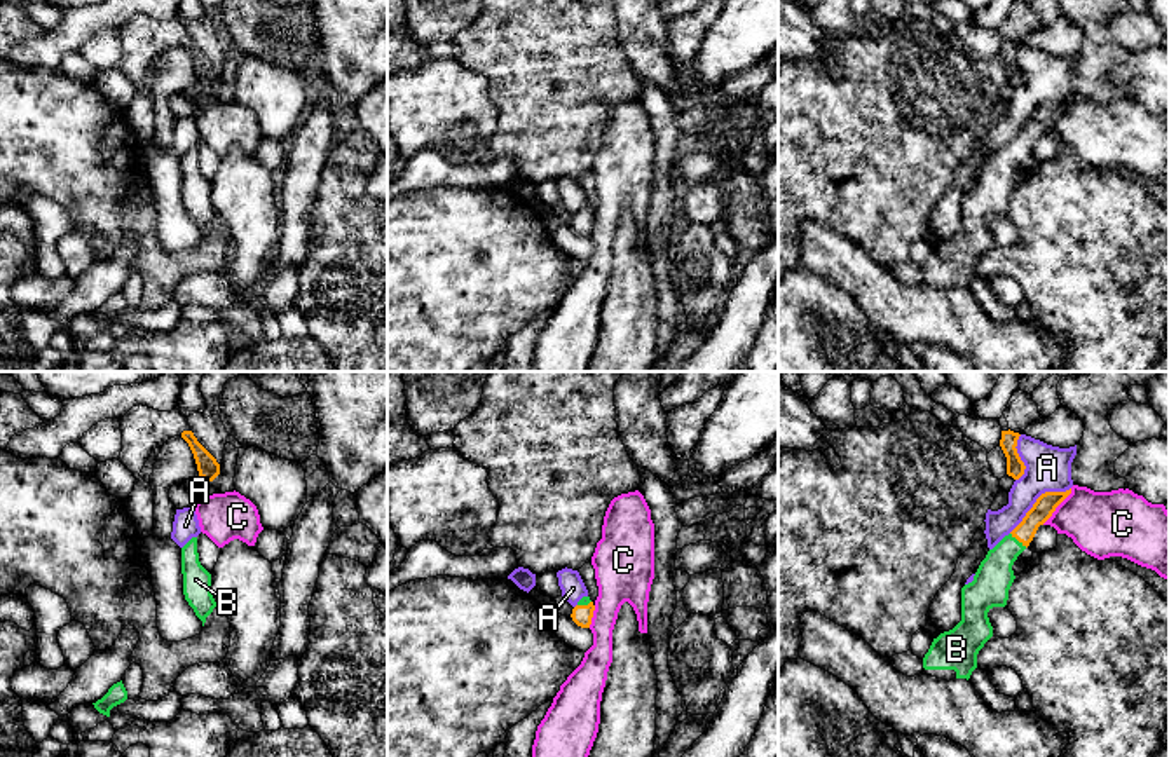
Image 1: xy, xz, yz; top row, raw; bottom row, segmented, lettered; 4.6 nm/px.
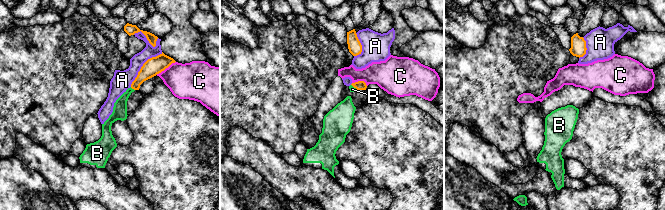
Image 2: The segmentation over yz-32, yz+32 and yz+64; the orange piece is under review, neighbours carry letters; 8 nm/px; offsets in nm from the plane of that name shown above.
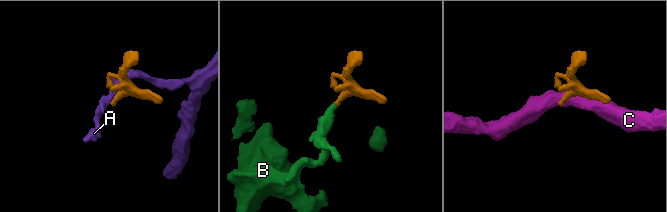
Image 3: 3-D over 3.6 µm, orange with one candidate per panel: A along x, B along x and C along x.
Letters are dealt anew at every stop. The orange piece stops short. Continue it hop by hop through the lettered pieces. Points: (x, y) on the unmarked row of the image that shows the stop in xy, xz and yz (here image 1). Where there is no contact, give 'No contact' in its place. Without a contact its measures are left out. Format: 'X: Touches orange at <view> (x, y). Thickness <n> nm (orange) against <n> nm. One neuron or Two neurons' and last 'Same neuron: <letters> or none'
A: Touches orange at yz (1037, 109). Thickness 100 nm (orange) against 200 nm. Two neurons
B: Touches orange at yz (1019, 150). Thickness 100 nm (orange) against 170 nm. One neuron
C: Touches orange at yz (1058, 114). Thickness 100 nm (orange) against 300 nm. Two neurons
Same neuron: B

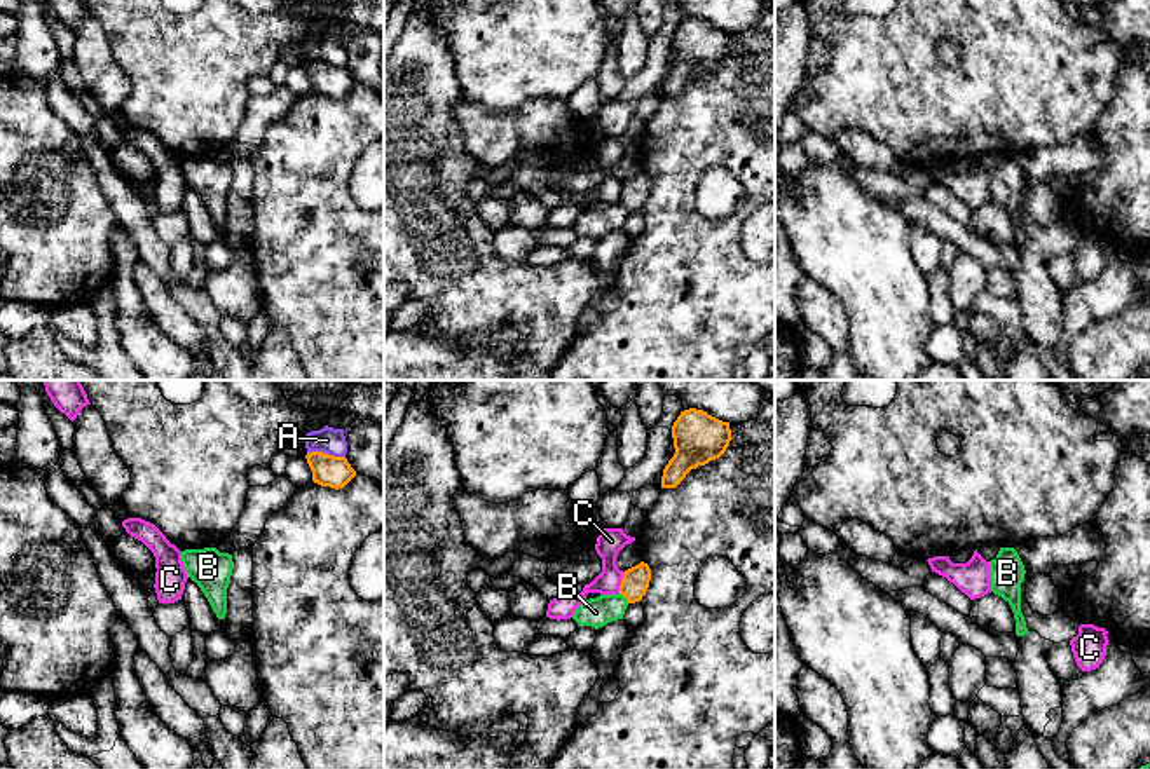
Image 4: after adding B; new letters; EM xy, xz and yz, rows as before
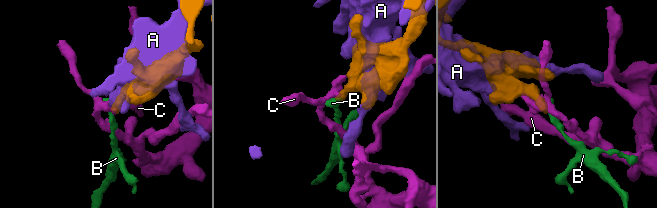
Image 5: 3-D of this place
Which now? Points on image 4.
A: Touches orange at xy (327, 63). Thickness 140 nm (orange) against 120 nm. Two neurons
B: Touches orange at xz (623, 204). Thickness 130 nm (orange) against 140 nm. Two neurons
C: Touches orange at xz (622, 192). Thickness 130 nm (orange) against 120 nm. Two neurons
Same neuron: none

